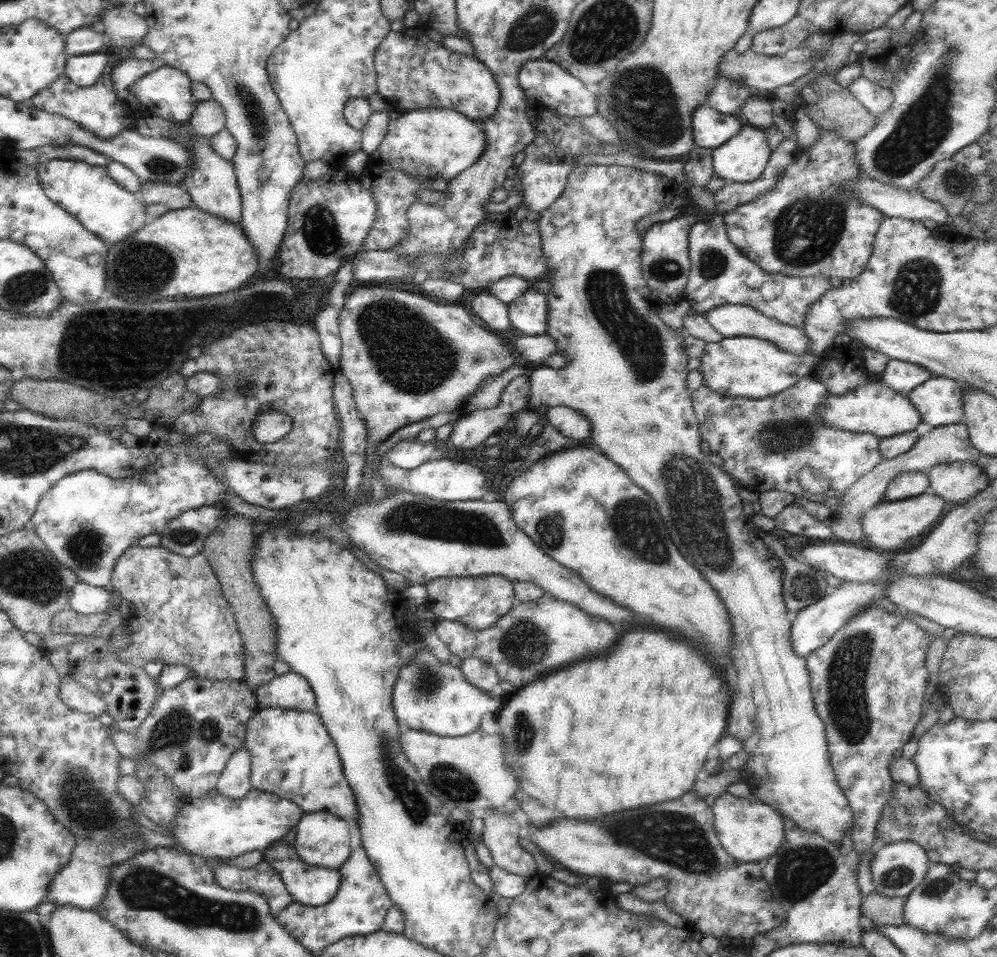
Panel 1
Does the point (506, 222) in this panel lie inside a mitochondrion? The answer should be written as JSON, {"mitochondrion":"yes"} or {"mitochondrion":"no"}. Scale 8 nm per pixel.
{"mitochondrion":"no"}

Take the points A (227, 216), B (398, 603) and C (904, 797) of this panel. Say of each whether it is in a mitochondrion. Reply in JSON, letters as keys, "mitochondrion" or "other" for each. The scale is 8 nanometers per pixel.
{"A":"other","B":"other","C":"other"}

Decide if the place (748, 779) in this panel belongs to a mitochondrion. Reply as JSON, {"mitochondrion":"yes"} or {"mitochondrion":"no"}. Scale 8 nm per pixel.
{"mitochondrion":"no"}

